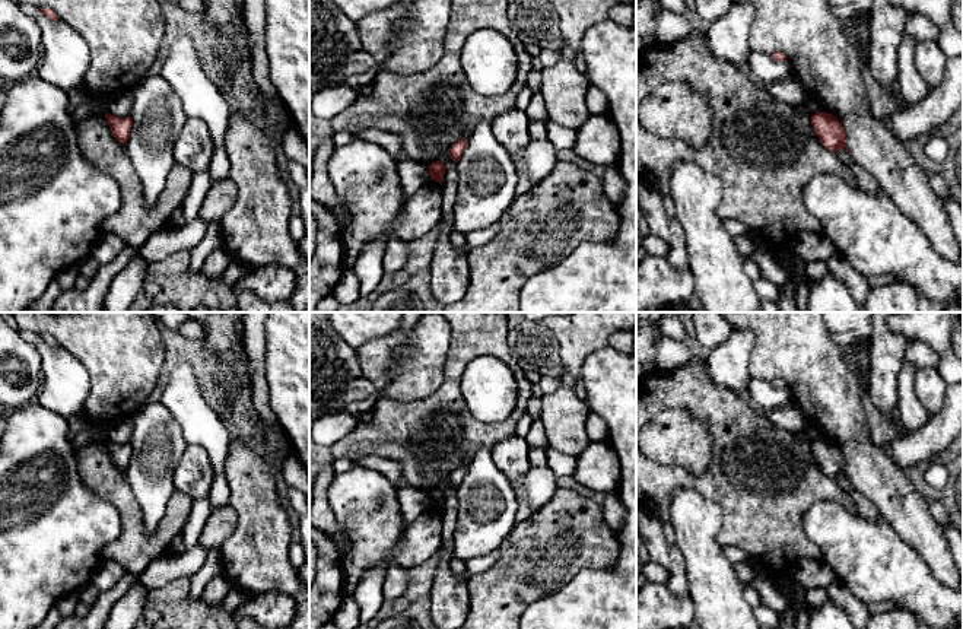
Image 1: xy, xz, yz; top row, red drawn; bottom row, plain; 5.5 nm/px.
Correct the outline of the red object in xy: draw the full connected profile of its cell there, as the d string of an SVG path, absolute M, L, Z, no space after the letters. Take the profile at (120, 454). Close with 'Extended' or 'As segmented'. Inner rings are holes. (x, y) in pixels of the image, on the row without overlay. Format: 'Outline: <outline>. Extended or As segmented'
Outline: M105 439L105 445L107 445L108 452L111 454L114 464L120 470L125 471L130 464L130 457L133 452L131 444L128 442L128 444L120 445L120 444Z. As segmented

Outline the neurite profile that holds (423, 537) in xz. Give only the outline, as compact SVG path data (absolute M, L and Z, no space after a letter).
M433 506L413 520L395 549L394 563L414 568L429 560L444 544L442 512Z

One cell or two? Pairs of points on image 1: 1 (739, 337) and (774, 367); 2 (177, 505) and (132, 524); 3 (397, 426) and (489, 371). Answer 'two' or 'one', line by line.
1: two
2: one
3: two

